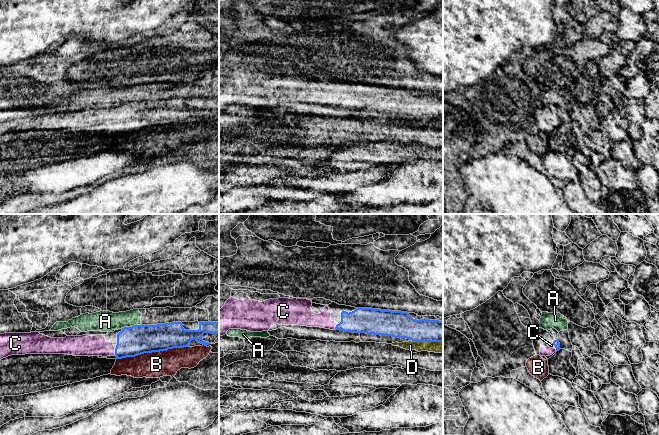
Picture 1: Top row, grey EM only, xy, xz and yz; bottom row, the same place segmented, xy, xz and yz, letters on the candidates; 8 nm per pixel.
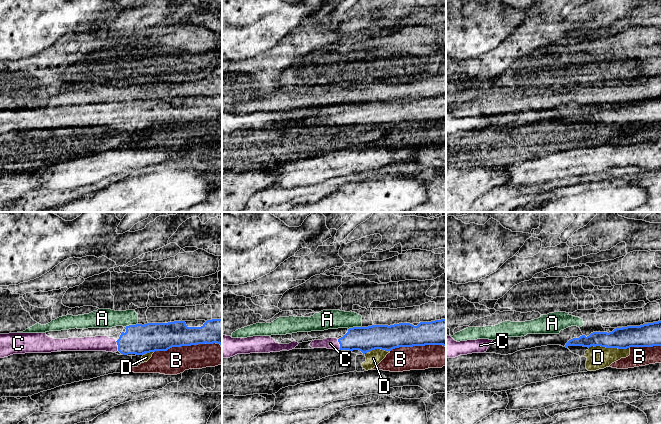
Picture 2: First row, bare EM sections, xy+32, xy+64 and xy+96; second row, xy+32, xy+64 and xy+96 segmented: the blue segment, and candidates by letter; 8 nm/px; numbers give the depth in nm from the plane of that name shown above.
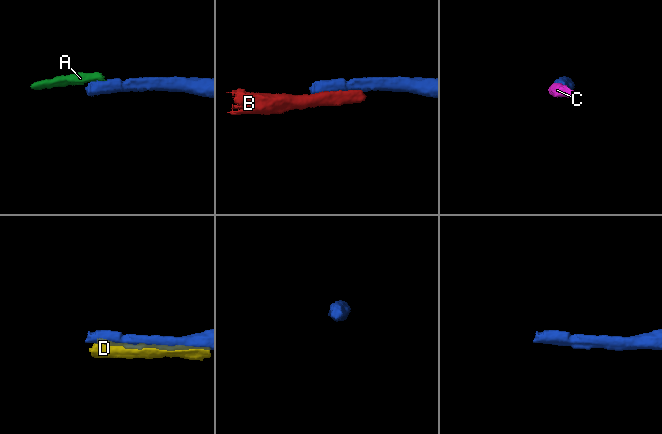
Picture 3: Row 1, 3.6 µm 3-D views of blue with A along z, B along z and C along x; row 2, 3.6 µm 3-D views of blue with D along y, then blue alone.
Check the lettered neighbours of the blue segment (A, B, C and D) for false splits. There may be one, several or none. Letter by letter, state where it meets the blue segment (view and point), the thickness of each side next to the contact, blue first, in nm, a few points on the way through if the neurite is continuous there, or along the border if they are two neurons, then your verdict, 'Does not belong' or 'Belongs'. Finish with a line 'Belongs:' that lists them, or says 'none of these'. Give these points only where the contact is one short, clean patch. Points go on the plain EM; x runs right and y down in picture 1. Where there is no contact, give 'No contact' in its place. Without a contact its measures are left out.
A: Touches blue at xy (136, 101). Thickness 240 nm (blue) against 170 nm. Boundary: xy (141, 100), (132, 102). Does not belong
B: Touches blue at xy (152, 127). Thickness 240 nm (blue) against 200 nm. Does not belong
C: Touches blue at xy (115, 128). Thickness 240 nm (blue) against 170 nm. Path across: xy (132, 117), (120, 128), (115, 128), (97, 121), (85, 121). Belongs
D: Touches blue at xz (426, 117). Thickness 200 nm (blue) against 100 nm. Does not belong
Belongs: C

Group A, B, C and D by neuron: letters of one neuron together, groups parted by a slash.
A / B D / C

